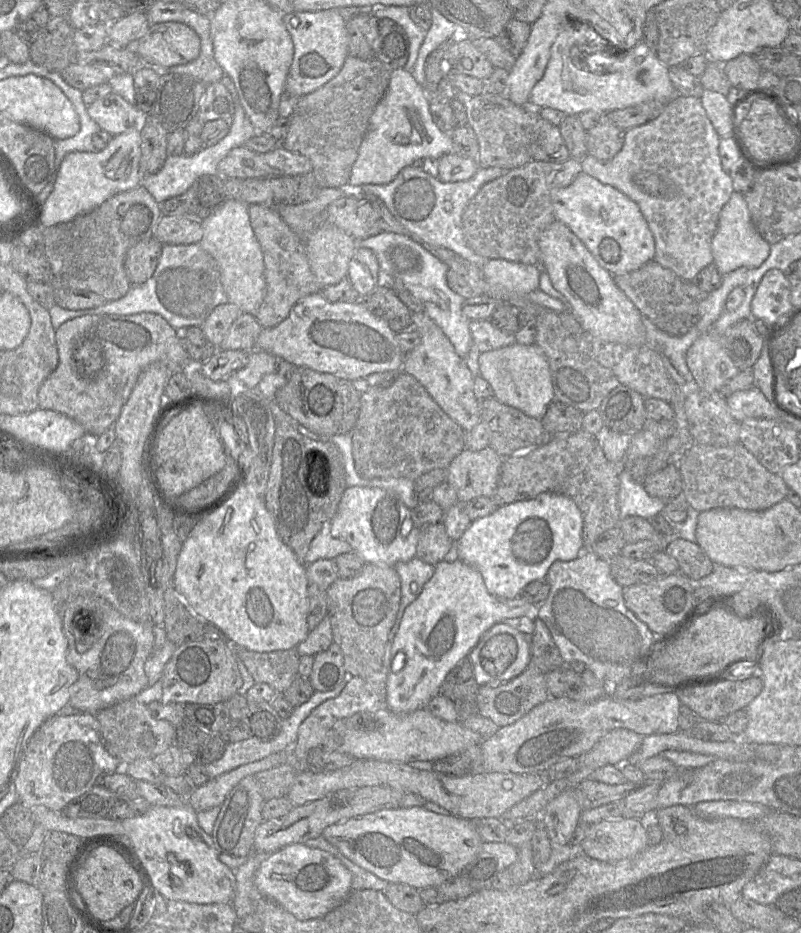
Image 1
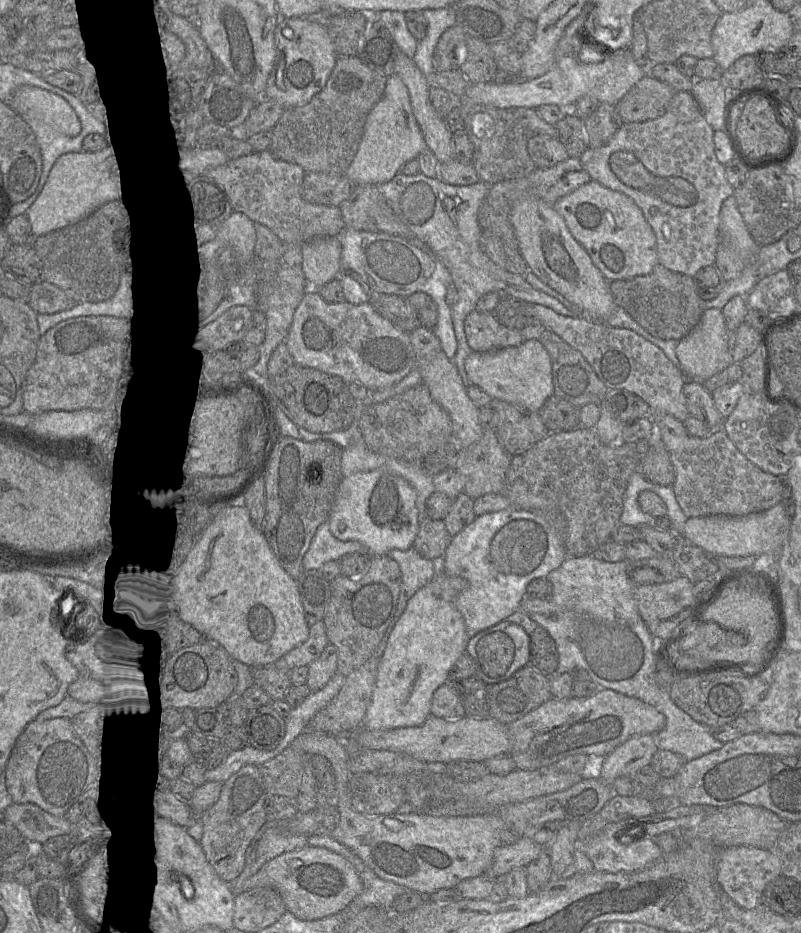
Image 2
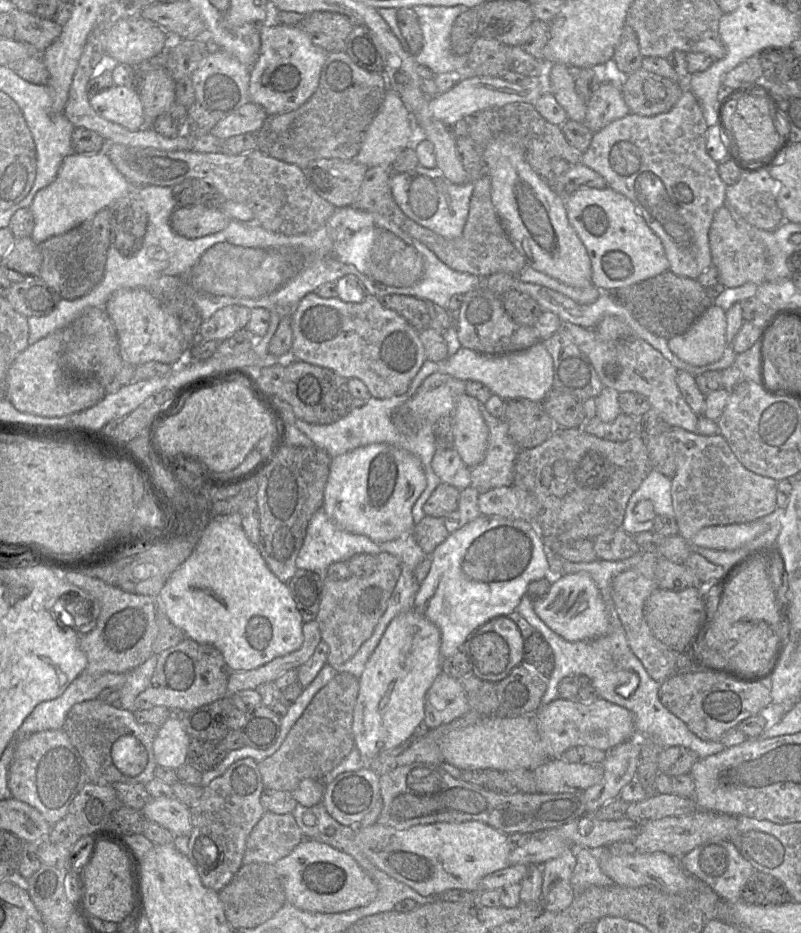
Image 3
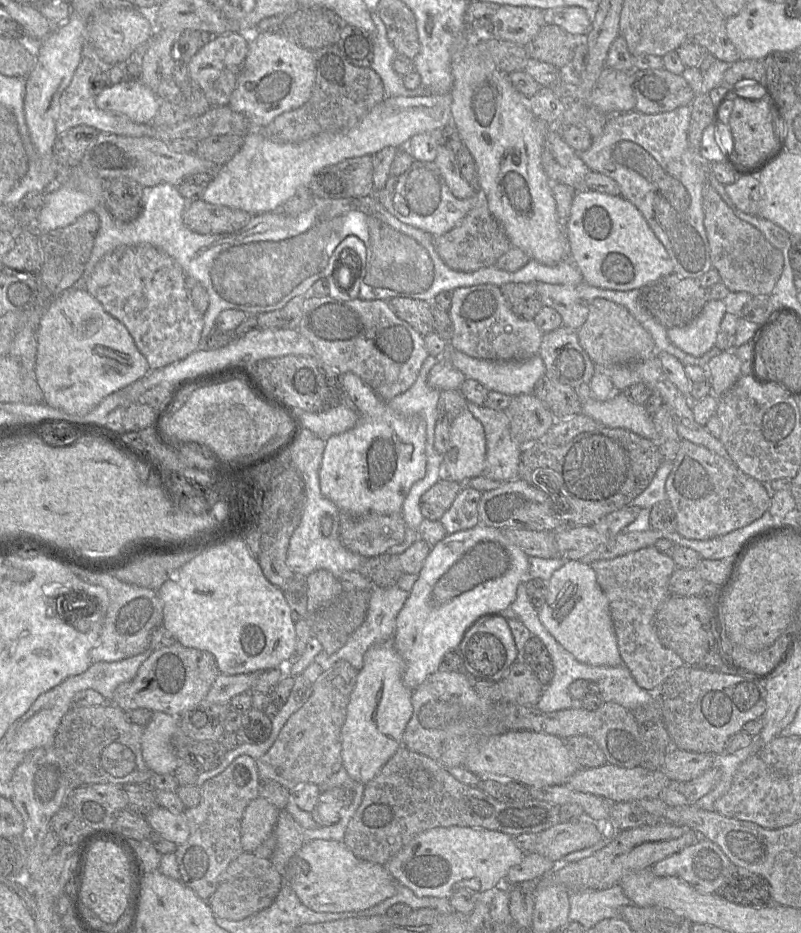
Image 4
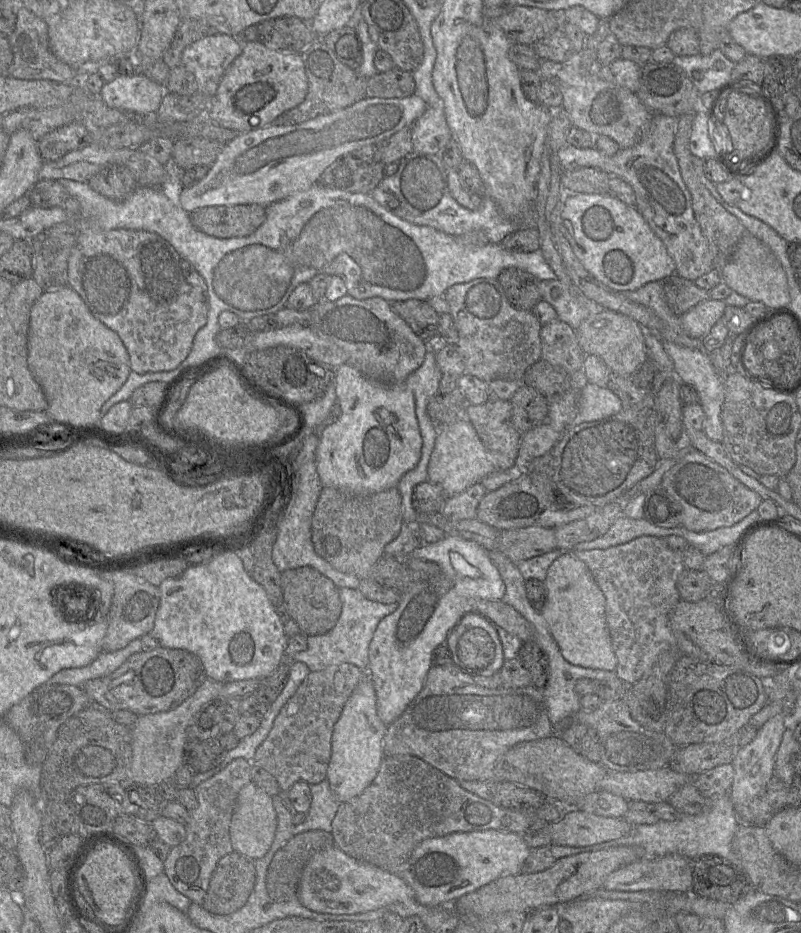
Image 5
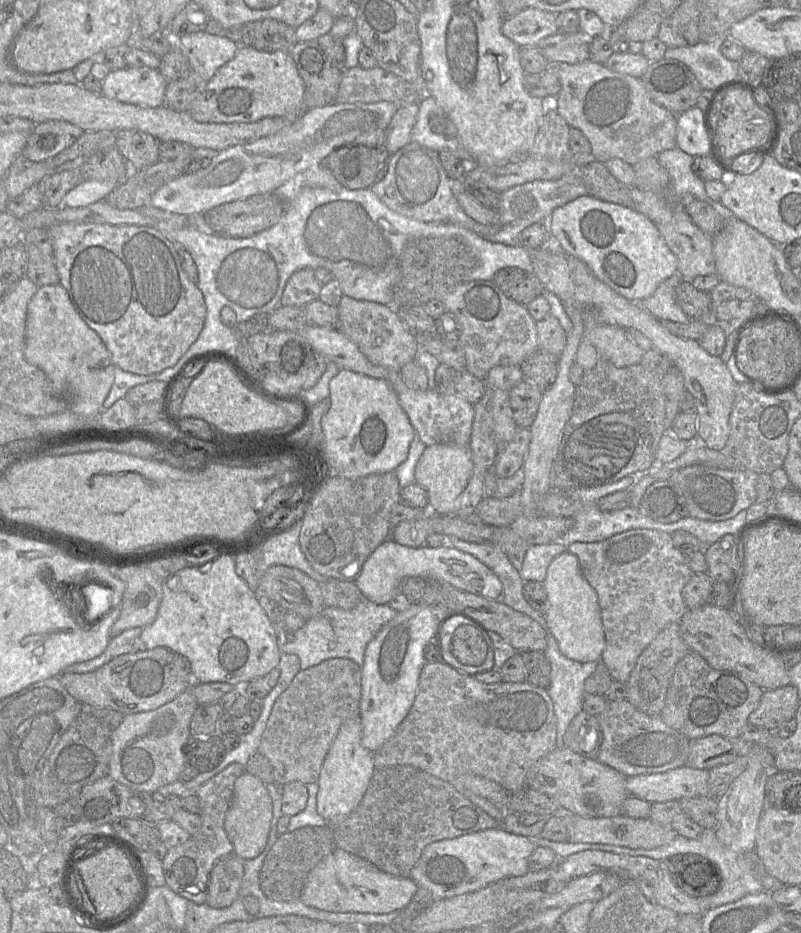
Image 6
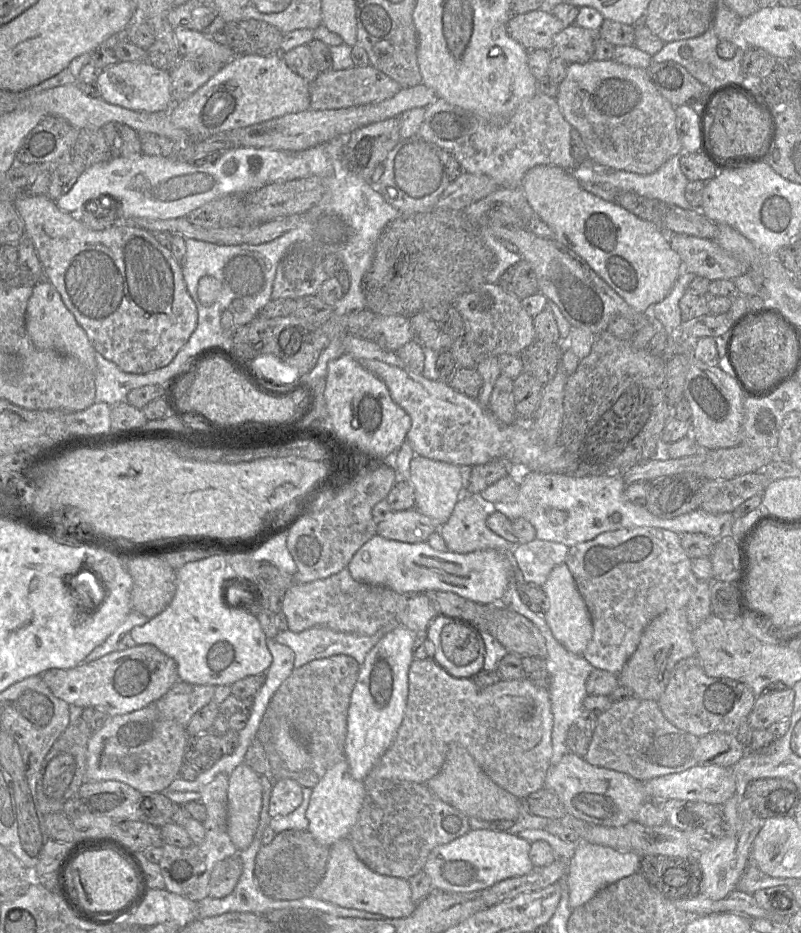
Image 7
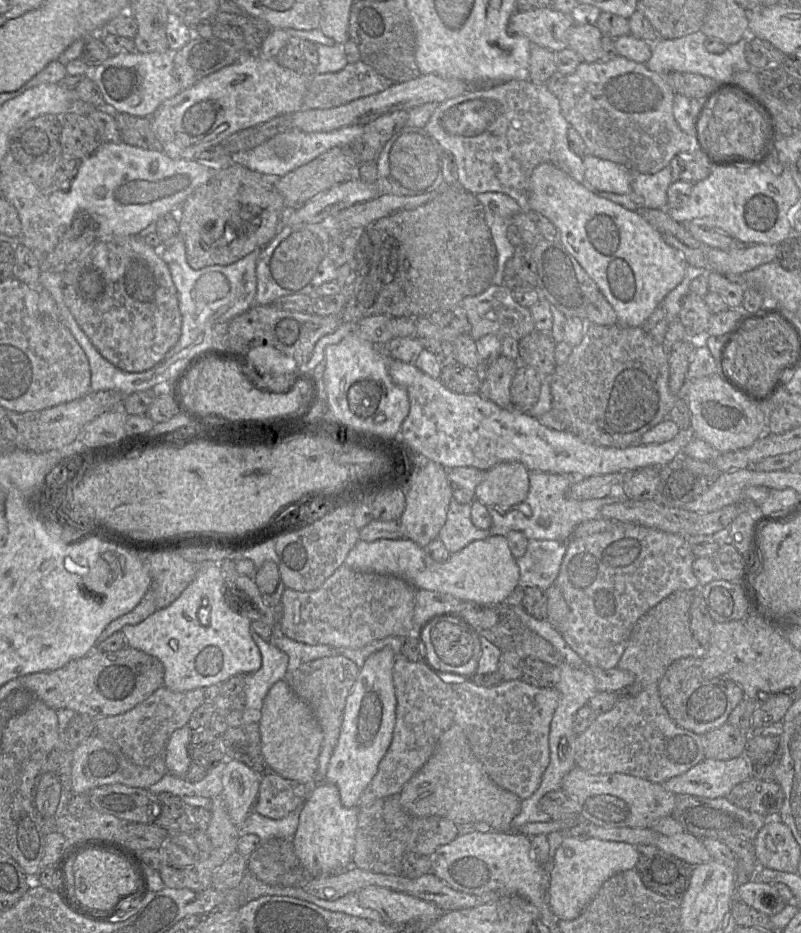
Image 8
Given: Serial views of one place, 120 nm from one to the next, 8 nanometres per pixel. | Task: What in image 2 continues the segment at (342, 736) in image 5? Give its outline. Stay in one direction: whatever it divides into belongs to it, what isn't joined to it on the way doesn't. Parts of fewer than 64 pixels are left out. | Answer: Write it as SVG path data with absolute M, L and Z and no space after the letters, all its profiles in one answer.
M447 573L435 574L433 579L411 597L403 614L393 628L383 655L378 664L375 688L363 719L363 727L369 730L390 730L416 727L431 715L434 692L448 682L452 665L465 653L468 634L464 618L456 608L456 597L468 587L468 582L459 576Z

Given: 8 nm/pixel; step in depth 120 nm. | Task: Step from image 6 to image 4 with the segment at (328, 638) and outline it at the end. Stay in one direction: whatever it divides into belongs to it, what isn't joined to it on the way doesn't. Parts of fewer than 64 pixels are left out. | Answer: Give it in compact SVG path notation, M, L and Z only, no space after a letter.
M397 585L390 588L374 587L371 591L367 616L362 625L349 637L342 648L333 654L327 654L322 650L315 656L314 661L322 667L323 671L331 668L338 661L347 661L359 672L364 664L364 654L371 646L393 639L397 615L408 596L409 592L401 590Z

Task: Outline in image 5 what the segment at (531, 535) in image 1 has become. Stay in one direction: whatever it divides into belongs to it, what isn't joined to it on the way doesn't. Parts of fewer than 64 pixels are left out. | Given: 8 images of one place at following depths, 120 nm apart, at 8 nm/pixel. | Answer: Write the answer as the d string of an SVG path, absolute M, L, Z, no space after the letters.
M446 536L436 543L419 547L411 553L413 558L437 564L441 574L439 577L430 578L427 582L415 583L410 590L401 594L398 608L379 622L370 642L367 674L376 693L377 715L386 726L394 723L420 693L427 673L433 666L433 651L446 641L448 634L464 617L477 610L473 608L476 601L502 600L505 584L488 553L489 551L476 542L454 536Z

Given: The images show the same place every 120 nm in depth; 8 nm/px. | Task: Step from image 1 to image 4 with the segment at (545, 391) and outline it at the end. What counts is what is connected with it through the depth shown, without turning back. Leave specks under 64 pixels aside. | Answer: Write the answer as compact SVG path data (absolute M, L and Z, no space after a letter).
M450 350L446 356L467 379L478 381L488 391L496 391L509 396L533 393L535 383L546 373L545 364L539 354L523 361L477 359L457 350Z

